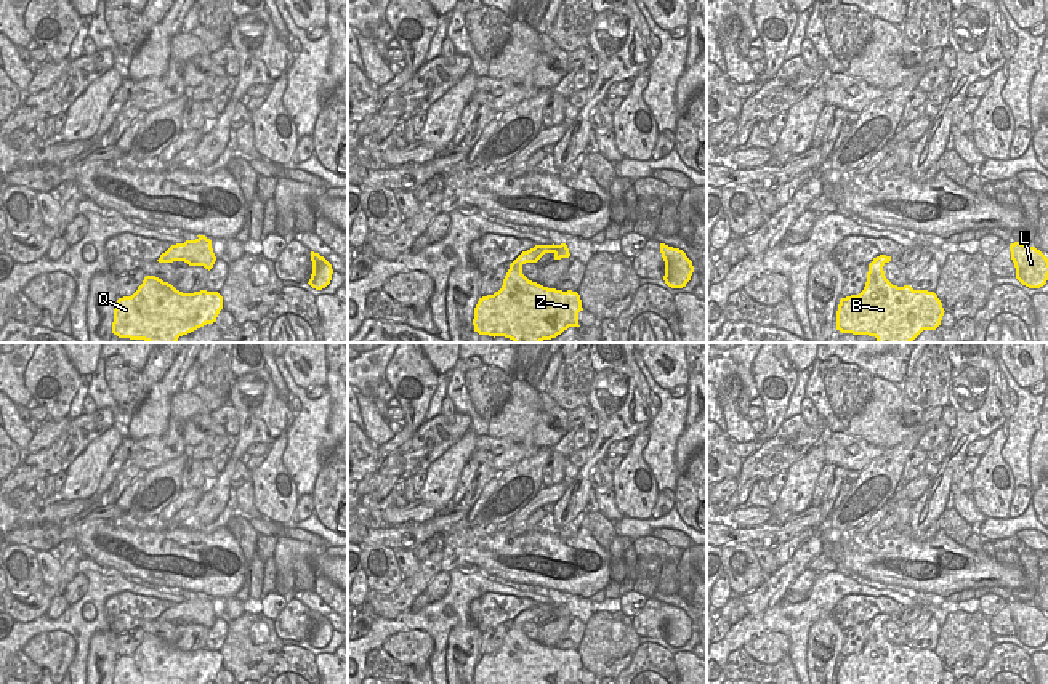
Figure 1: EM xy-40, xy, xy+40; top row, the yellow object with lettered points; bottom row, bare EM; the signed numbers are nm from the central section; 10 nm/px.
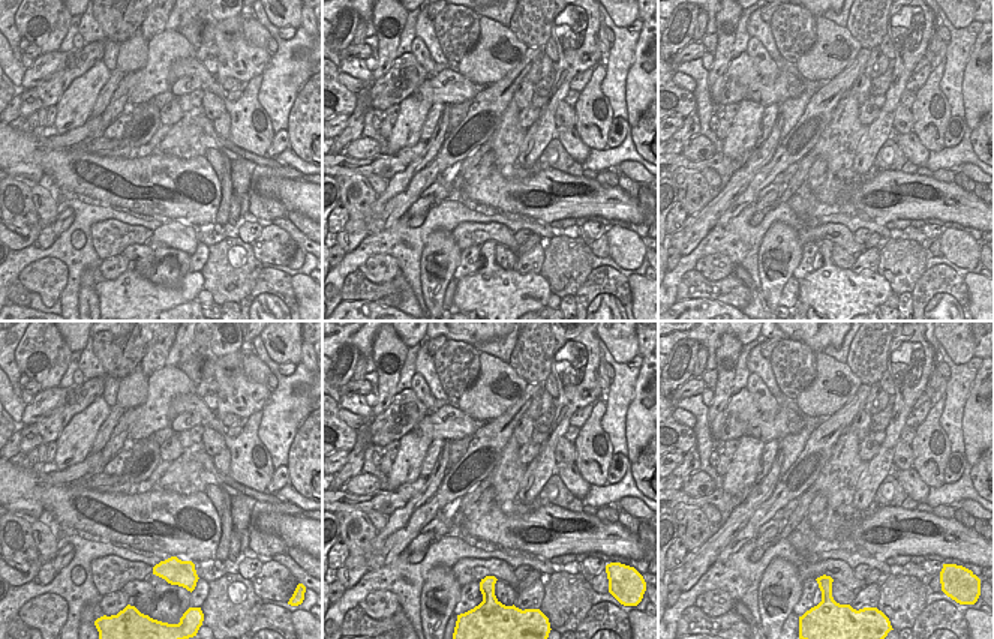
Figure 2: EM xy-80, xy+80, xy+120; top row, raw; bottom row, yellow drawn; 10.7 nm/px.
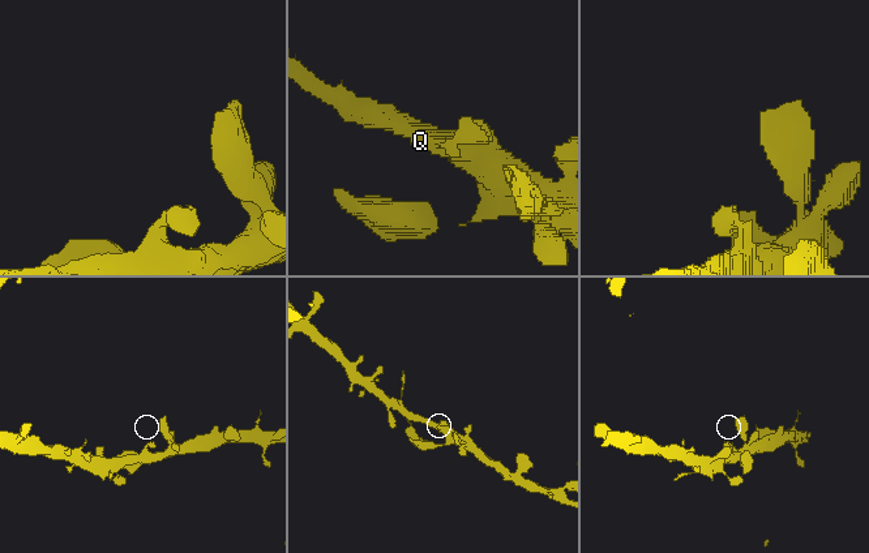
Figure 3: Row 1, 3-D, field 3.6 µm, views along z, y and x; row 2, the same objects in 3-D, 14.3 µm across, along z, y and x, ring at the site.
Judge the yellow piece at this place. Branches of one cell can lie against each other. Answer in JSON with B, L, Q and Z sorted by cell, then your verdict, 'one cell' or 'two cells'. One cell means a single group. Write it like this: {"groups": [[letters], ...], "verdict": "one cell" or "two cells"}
{"groups": [["B", "L", "Q", "Z"]], "verdict": "one cell"}

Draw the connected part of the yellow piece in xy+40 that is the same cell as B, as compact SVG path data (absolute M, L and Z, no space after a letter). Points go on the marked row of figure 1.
M886 255L873 258L864 290L840 300L836 330L875 336L878 343L912 343L923 330L936 330L941 325L945 311L937 295L928 290L913 290L910 285L893 285L883 271L889 261L891 256Z

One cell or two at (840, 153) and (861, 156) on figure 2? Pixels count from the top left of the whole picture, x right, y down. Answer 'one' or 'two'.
two

